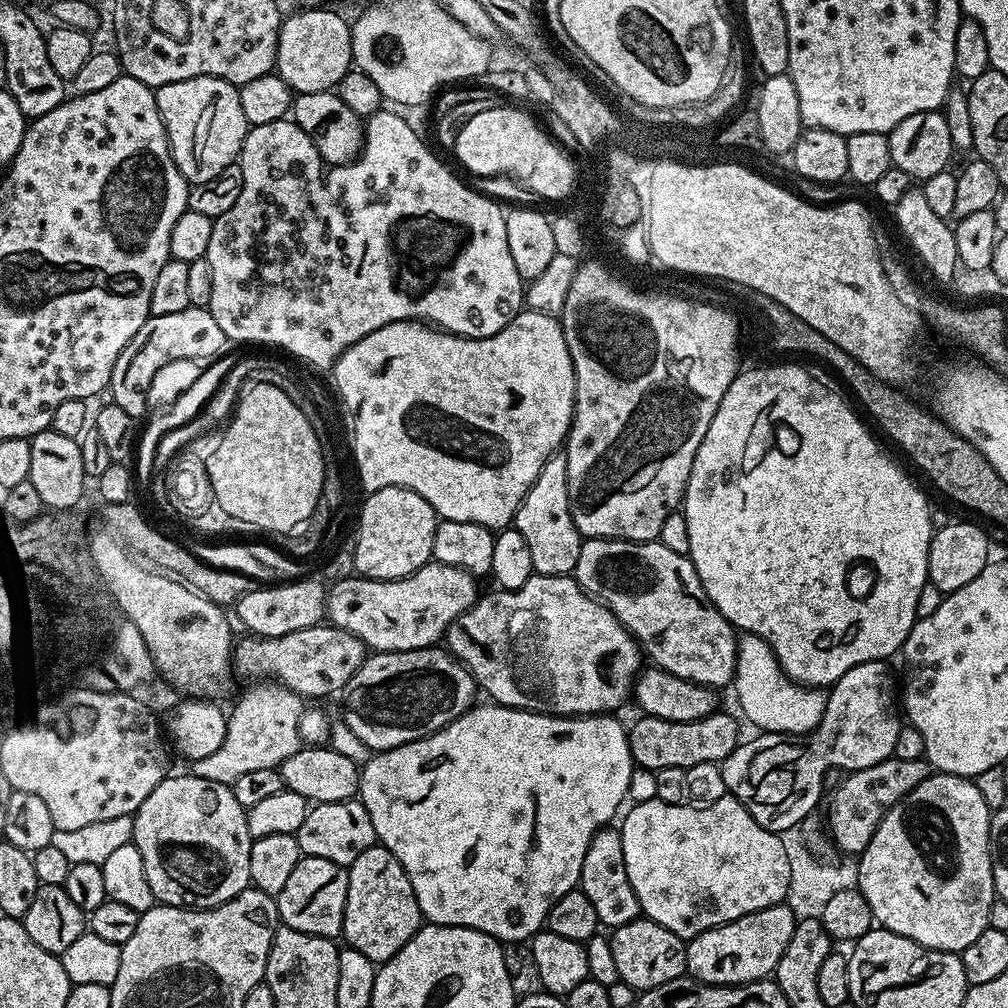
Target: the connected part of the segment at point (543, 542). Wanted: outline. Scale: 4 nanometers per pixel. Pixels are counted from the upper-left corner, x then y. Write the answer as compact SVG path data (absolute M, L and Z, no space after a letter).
M563 451L553 452L542 466L538 478L534 478L530 490L518 506L514 526L526 540L526 546L530 546L533 573L541 576L567 576L575 573L582 537L570 514L568 457Z

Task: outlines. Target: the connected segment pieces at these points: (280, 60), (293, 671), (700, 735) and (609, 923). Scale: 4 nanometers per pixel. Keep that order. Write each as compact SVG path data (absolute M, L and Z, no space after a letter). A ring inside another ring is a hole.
M331 7L304 8L280 22L276 47L275 75L288 83L293 93L314 94L333 91L348 72L353 71L352 29Z
M335 626L294 630L294 634L247 638L235 645L234 668L244 676L279 682L301 698L343 693L350 678L364 664L366 646L357 636ZM264 676L269 676L264 677ZM272 679L272 680L271 680Z
M717 710L701 720L688 722L670 722L659 720L657 716L644 716L630 728L633 761L639 767L641 764L650 770L662 767L687 769L699 763L721 762L736 749L741 736L741 725L723 710Z
M605 826L594 834L594 838L586 850L586 858L582 862L578 888L579 891L586 894L586 898L590 898L590 902L594 902L594 910L605 929L608 927L608 930L615 930L641 915L636 892L630 886L626 874L622 838L615 827Z

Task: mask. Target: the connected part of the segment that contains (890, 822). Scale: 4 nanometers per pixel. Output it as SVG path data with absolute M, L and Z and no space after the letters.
M936 772L929 774L919 786L908 796L903 796L893 808L882 818L874 838L866 846L866 850L859 853L858 860L858 889L863 894L869 908L872 911L872 919L879 927L888 931L910 938L918 942L923 948L933 948L939 952L954 952L963 954L966 946L978 938L989 928L991 918L991 906L998 899L996 883L994 882L994 870L992 869L992 841L988 839L993 813L989 811L982 793L978 790L975 779L967 776L955 776L949 772Z

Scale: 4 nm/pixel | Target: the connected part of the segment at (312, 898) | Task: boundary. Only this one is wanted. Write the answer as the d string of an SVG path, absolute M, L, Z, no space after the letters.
M301 855L298 866L290 873L290 882L275 897L274 908L280 911L279 923L311 936L336 938L344 931L344 907L348 873L345 865L335 864L326 858Z

